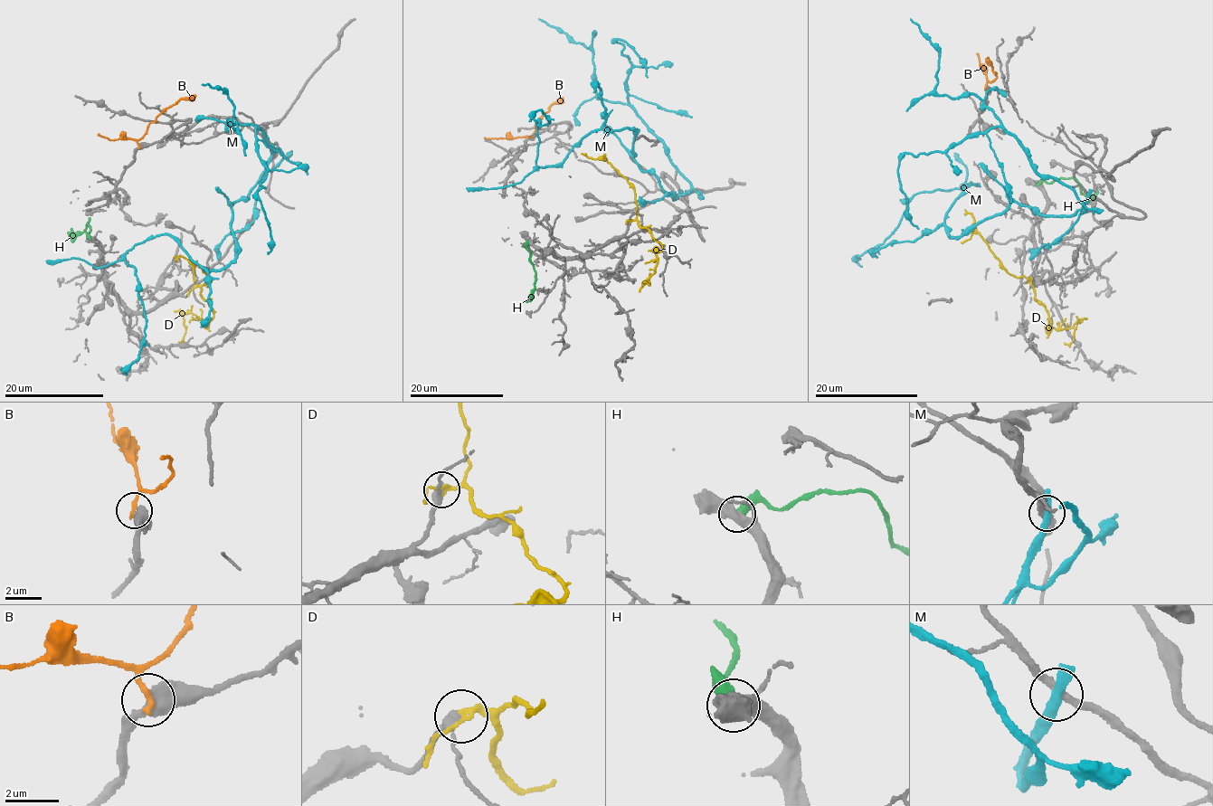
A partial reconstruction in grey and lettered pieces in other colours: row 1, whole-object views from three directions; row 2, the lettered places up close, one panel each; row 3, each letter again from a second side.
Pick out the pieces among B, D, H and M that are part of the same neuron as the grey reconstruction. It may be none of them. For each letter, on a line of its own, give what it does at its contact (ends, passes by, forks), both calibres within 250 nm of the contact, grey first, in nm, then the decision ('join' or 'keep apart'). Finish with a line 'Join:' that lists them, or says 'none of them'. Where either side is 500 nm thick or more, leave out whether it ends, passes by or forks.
B: it ends; calibres 480 and 240 nm; keep apart
D: it passes by; calibres 320 and 200 nm; join
H: calibres 550 and 500 nm; keep apart
M: it passes by; calibres 300 and 320 nm; keep apart
Join: D

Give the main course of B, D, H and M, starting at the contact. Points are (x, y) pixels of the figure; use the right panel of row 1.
B: (986, 87), (987, 82), (996, 79), (997, 74), (990, 61), (987, 60)
D: (1030, 278), (1035, 298), (1044, 306), (1052, 328), (1072, 328), (1077, 322), (1073, 342), (1064, 342)
H: (1037, 184), (1046, 180), (1075, 179), (1082, 193), (1090, 195), (1096, 193)
M: (1089, 195), (1063, 216), (1014, 202), (953, 239), (945, 218), (977, 185), (916, 194), (862, 267)

